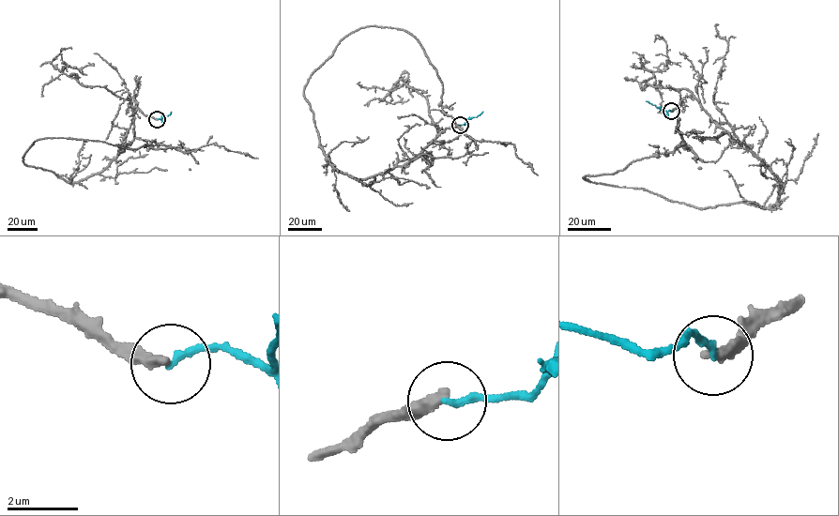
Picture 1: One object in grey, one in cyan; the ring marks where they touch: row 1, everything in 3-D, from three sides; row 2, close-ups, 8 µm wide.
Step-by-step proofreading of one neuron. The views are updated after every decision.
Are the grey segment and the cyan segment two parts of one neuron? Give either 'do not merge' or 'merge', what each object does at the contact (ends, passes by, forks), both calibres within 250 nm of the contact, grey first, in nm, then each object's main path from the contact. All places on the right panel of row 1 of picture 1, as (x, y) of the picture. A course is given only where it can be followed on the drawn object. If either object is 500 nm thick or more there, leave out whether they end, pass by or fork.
do not merge | grey ends | cyan ends | 320/200 nm | grey via (671, 111), (697, 100), (776, 174), (775, 204), (702, 208), (583, 179), (684, 147), (676, 128), (703, 132) | cyan via (671, 111), (646, 100)

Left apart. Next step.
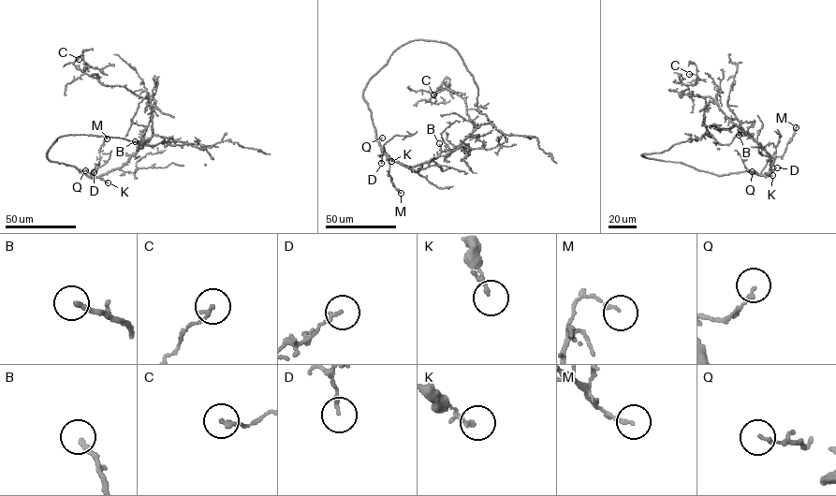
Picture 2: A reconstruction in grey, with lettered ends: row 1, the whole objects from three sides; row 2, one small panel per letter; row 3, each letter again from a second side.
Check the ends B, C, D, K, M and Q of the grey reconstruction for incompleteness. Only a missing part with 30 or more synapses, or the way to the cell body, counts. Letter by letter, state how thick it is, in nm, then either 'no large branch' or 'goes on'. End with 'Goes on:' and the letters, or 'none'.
B: 190 nm thick; goes on
C: 150 nm thick; no large branch
D: 130 nm thick; no large branch
K: 120 nm thick; no large branch
M: 140 nm thick; no large branch
Q: 130 nm thick; no large branch
Goes on: B

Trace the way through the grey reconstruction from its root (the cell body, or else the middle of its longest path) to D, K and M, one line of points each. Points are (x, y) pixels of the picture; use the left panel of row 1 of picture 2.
D: (51, 161), (73, 167), (95, 178), (94, 172)
K: (51, 161), (73, 167), (91, 177), (100, 177), (108, 182)
M: (51, 161), (73, 167), (92, 177), (95, 165), (100, 164), (99, 149), (104, 138), (107, 138)

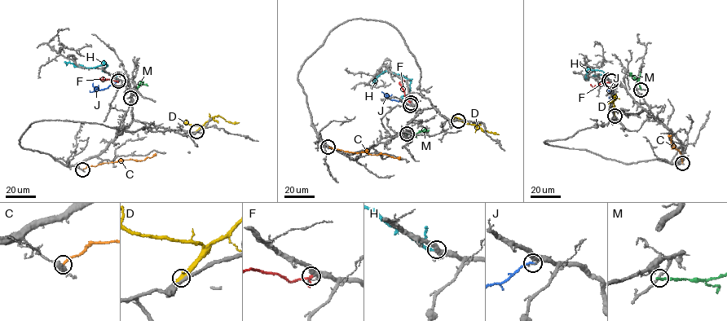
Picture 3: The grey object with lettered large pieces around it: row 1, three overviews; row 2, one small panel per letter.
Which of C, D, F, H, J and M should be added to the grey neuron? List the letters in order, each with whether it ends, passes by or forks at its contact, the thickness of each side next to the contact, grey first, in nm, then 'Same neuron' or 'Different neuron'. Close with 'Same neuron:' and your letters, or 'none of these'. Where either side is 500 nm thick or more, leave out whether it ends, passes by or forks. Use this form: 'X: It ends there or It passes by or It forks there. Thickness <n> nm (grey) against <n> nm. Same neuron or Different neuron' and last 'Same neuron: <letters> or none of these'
C: It ends there. Thickness 420 nm (grey) against 200 nm. Different neuron
D: It ends there. Thickness 300 nm (grey) against 400 nm. Different neuron
F: It passes by. Thickness 320 nm (grey) against 160 nm. Different neuron
H: It ends there. Thickness 420 nm (grey) against 200 nm. Different neuron
J: It ends there. Thickness 150 nm (grey) against 190 nm. Different neuron
M: It ends there. Thickness 200 nm (grey) against 260 nm. Different neuron
Same neuron: none of these

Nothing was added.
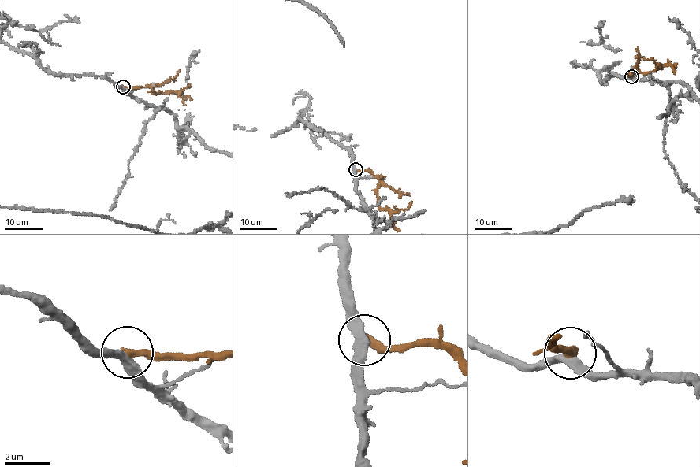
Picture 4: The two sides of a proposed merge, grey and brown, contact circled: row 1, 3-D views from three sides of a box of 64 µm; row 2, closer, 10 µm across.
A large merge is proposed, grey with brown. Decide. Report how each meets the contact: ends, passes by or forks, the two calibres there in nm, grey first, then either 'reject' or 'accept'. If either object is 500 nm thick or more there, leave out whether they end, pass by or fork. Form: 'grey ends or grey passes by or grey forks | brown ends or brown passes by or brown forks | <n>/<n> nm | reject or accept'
grey passes by | brown ends | 400/360 nm | reject

